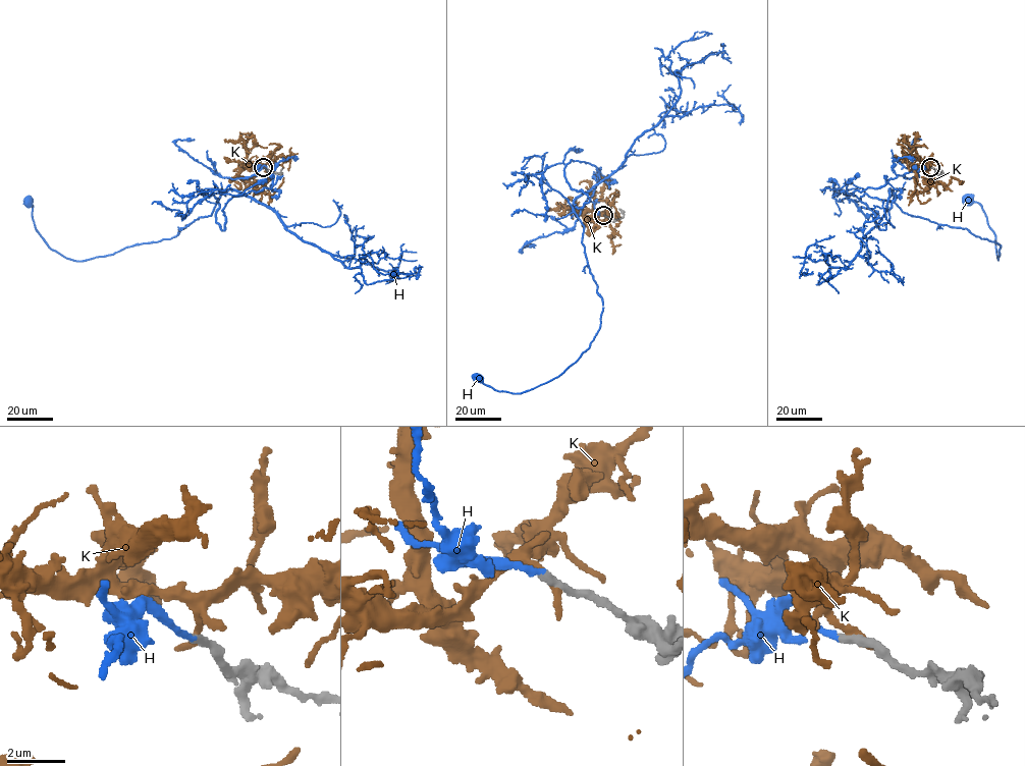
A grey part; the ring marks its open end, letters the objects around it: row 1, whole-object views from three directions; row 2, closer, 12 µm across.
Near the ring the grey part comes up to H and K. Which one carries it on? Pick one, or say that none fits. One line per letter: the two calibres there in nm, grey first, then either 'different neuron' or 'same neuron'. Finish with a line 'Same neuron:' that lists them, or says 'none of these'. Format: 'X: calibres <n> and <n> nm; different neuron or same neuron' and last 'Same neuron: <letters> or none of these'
H: calibres 280 and 200 nm; same neuron
K: calibres 360 and 300 nm; different neuron
Same neuron: H

